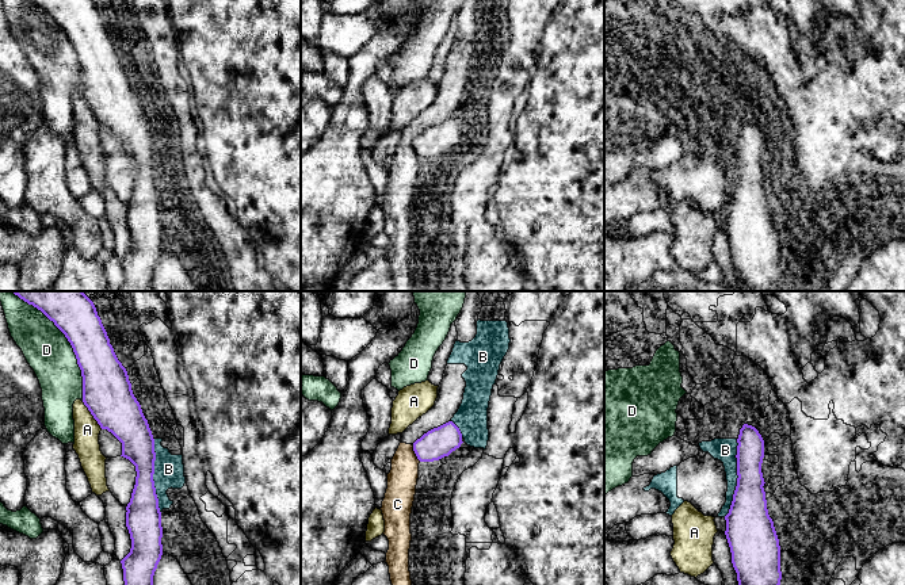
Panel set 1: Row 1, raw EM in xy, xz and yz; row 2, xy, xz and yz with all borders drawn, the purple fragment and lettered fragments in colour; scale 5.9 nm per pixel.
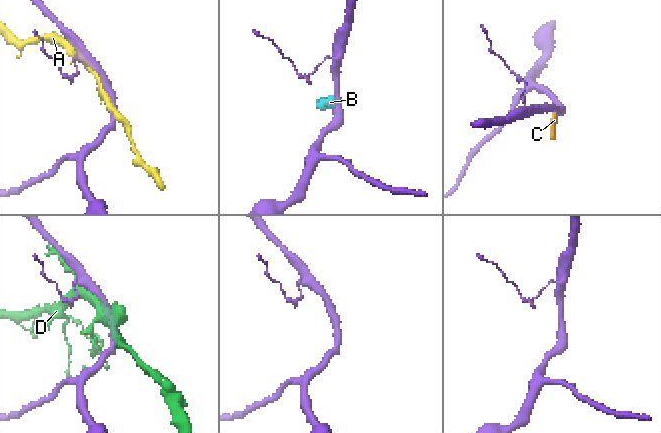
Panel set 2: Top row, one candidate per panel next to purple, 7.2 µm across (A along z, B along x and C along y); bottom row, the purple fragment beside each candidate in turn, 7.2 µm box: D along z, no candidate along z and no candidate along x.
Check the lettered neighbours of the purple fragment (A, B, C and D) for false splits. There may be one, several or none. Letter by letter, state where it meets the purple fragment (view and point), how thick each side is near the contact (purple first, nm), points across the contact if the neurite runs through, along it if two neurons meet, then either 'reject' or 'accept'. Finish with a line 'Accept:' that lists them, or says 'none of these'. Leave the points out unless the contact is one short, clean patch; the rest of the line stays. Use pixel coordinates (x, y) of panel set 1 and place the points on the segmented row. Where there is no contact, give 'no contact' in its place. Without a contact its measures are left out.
A: meets purple in xy at (91, 413); 300 nm thick on the purple side, 150 nm on the other; reject
B: meets purple in yz at (737, 478); 240 nm thick on the purple side, 140 nm on the other; border along yz (737, 439), (737, 485), (730, 508), (724, 516); reject
C: meets purple in xz at (416, 454); 180 nm thick on the purple side, 180 nm on the other; border along xz (412, 446), (420, 461); reject
D: meets purple in xy at (68, 340); 280 nm thick on the purple side, 280 nm on the other; reject
Accept: none of these

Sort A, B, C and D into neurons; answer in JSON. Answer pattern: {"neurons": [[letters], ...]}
{"neurons": [["A"], ["B", "C"], ["D"]]}

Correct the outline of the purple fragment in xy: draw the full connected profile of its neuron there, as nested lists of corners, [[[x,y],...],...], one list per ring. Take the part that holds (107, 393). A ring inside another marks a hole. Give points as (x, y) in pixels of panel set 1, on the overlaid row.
[[[11,291],[41,310],[70,343],[83,376],[83,402],[102,429],[122,443],[122,455],[137,471],[126,527],[131,539],[130,552],[121,561],[125,585],[153,585],[153,576],[163,555],[163,527],[156,494],[154,439],[141,405],[133,394],[126,368],[118,360],[93,302],[83,291]]]

